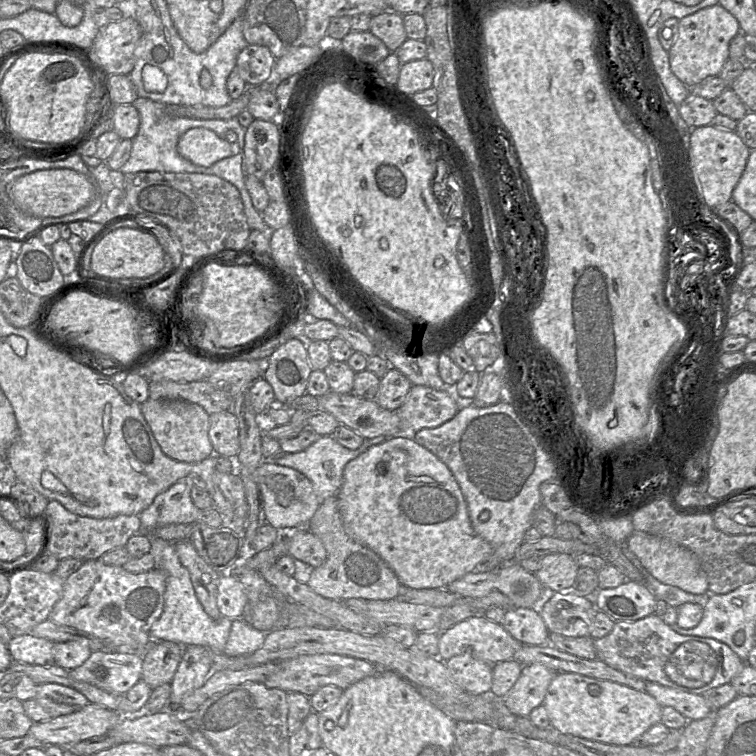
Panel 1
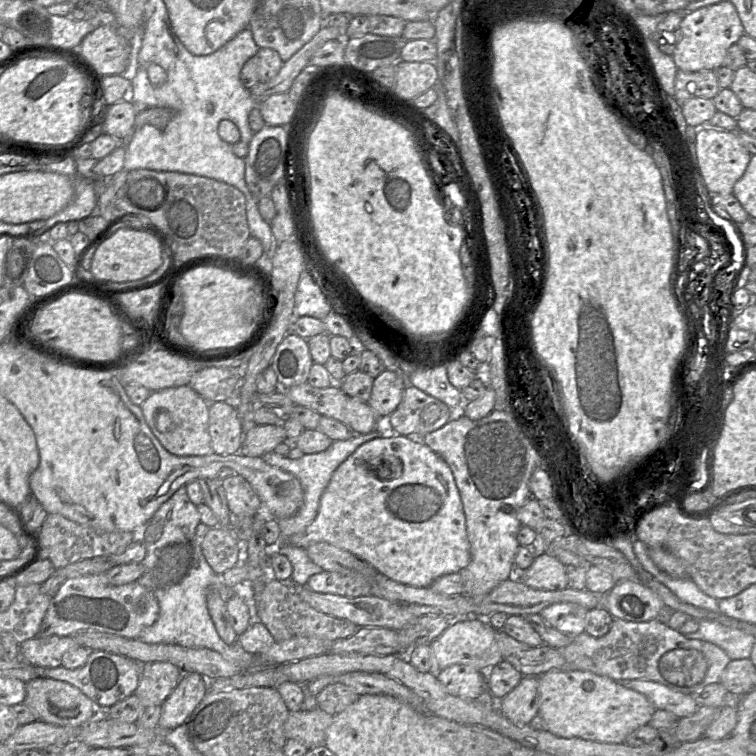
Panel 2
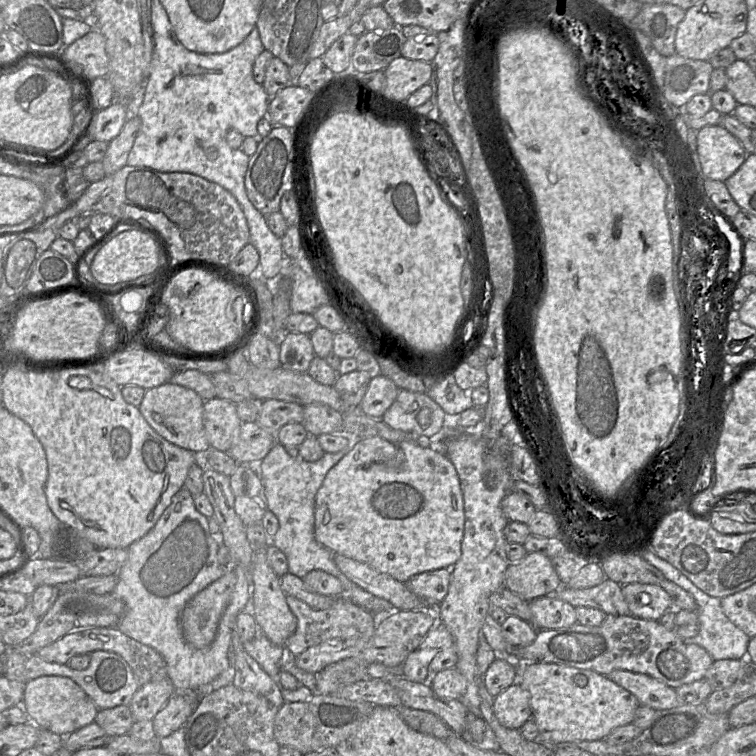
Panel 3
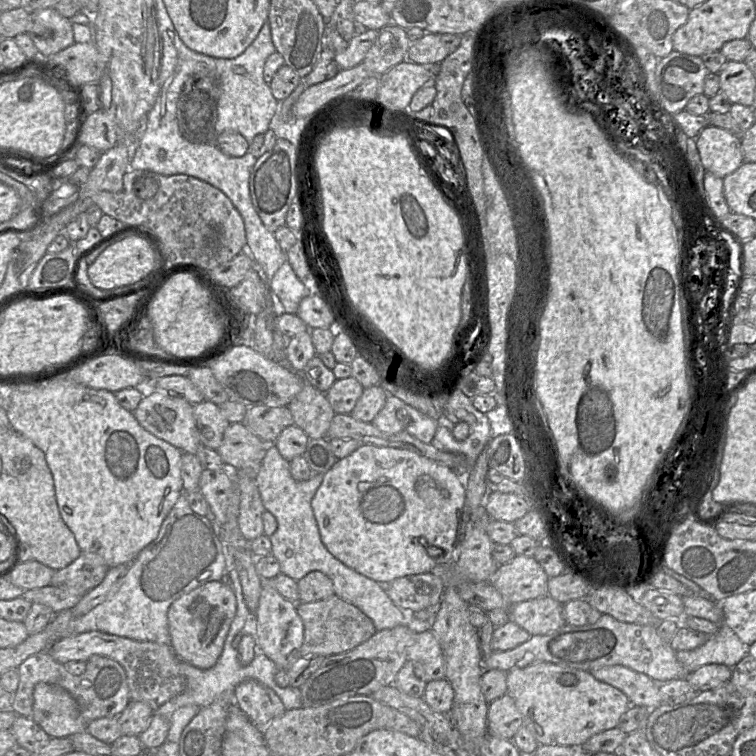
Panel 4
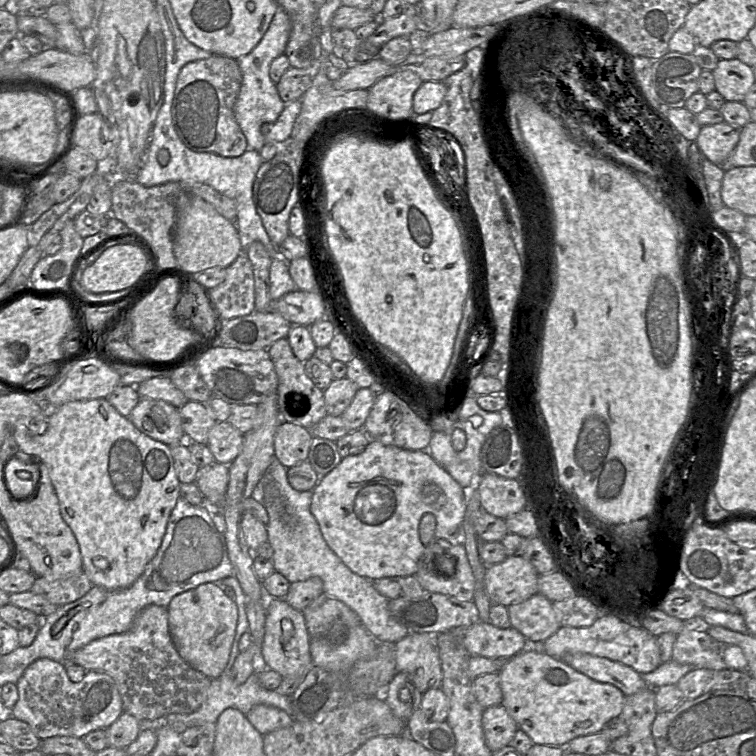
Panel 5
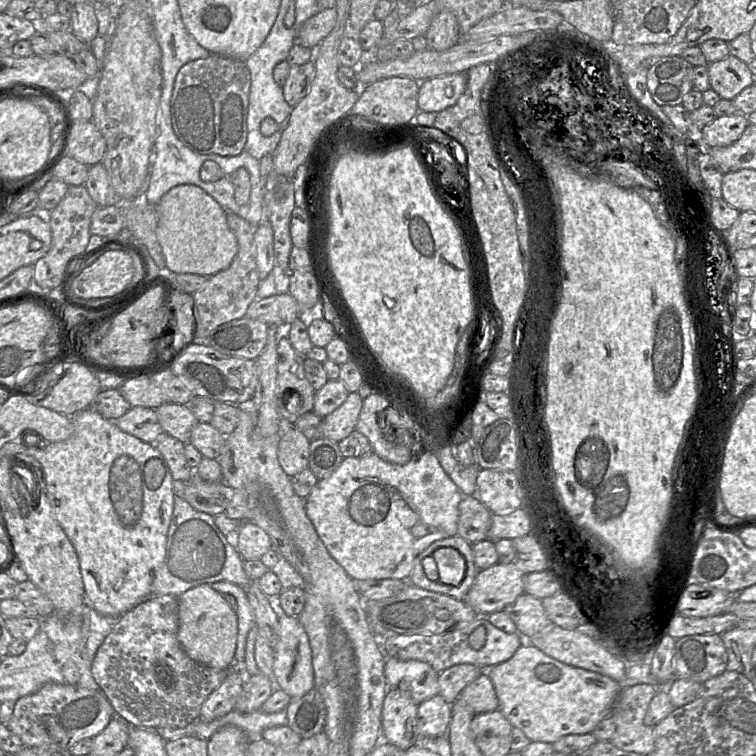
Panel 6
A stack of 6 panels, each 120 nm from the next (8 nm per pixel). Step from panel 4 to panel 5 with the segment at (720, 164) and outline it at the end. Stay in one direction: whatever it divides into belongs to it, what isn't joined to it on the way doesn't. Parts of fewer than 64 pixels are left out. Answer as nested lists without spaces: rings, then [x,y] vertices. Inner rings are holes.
[[[721,122],[703,125],[696,143],[706,159],[722,165],[735,149],[741,133],[741,126]]]

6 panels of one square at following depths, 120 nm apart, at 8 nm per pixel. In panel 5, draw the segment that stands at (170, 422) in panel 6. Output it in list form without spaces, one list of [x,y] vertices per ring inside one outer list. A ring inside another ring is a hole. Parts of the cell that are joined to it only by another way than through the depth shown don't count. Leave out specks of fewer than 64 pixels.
[[[190,401],[178,408],[182,430],[187,442],[205,444],[209,430],[217,422],[209,413],[205,403]]]

